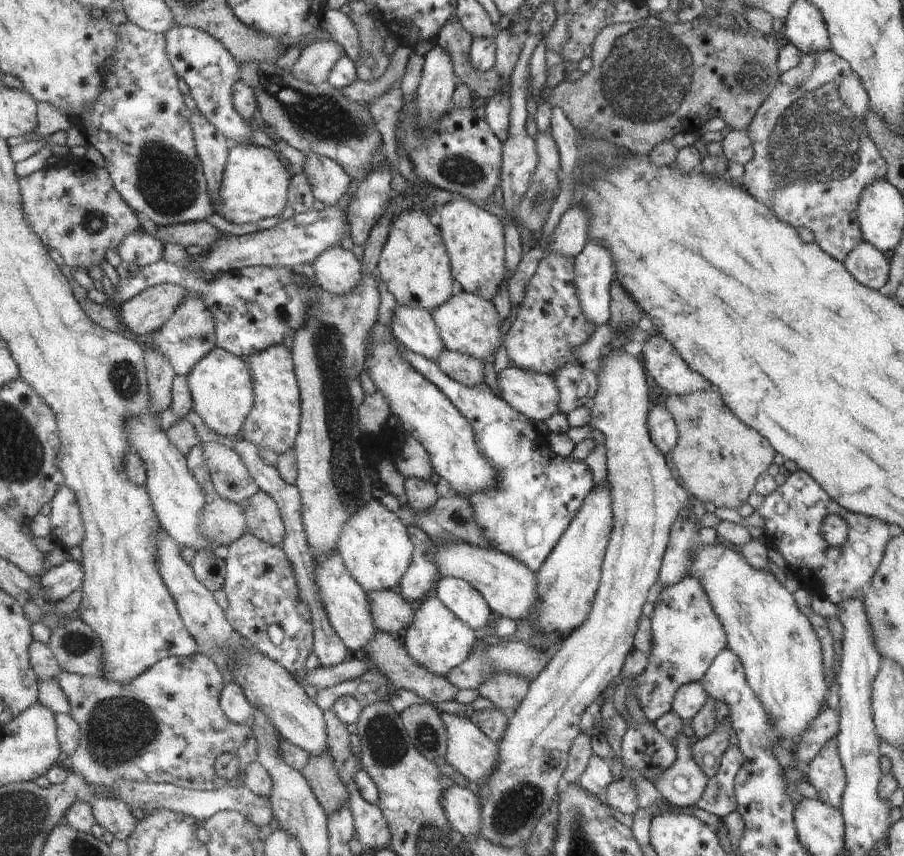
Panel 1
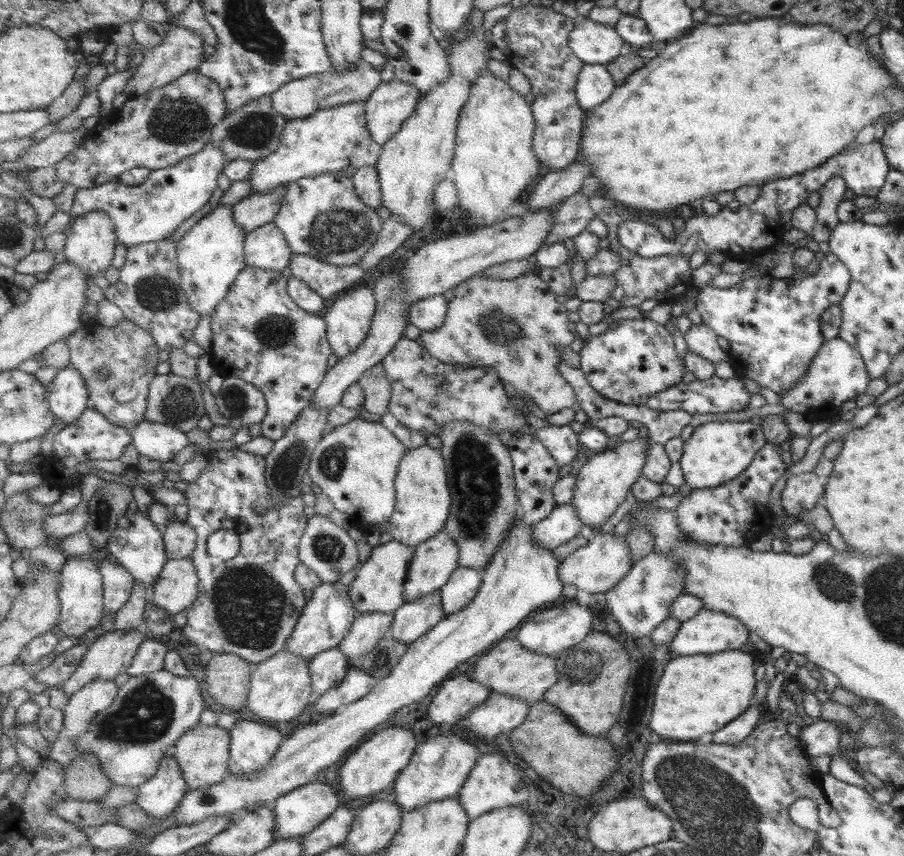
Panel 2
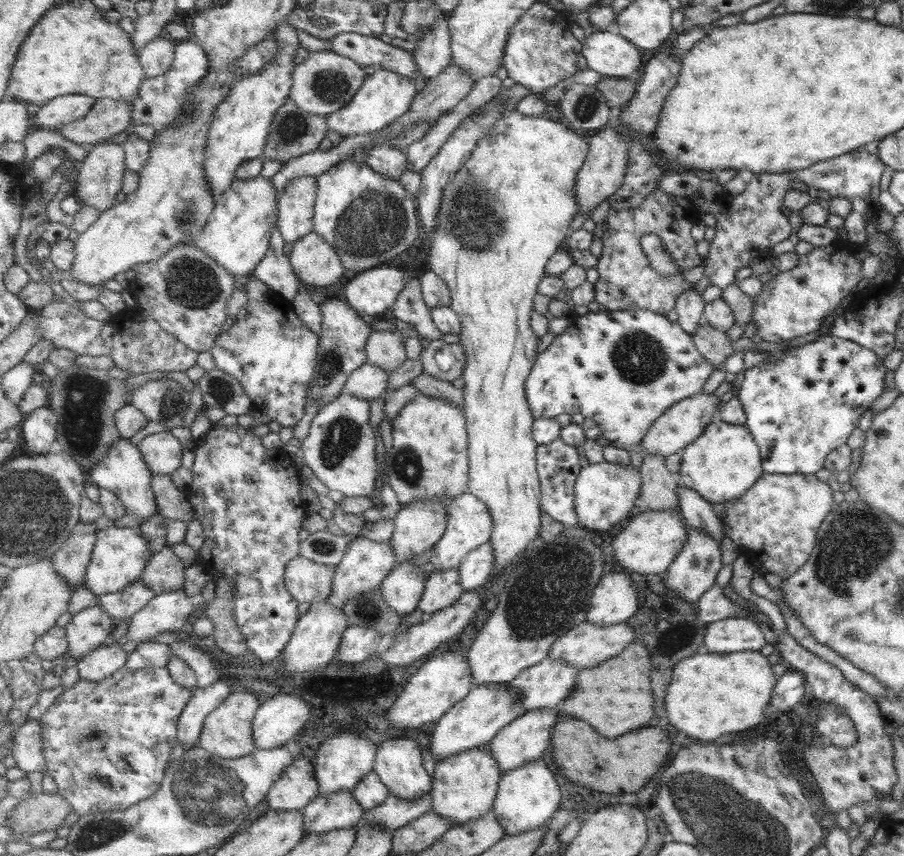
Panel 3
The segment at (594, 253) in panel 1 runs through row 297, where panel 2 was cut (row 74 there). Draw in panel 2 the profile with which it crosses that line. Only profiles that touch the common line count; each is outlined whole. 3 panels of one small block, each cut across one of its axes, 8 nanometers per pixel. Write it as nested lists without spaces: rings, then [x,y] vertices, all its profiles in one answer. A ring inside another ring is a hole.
[[[585,64],[576,88],[579,104],[590,112],[611,97],[615,87],[617,84],[605,65]]]

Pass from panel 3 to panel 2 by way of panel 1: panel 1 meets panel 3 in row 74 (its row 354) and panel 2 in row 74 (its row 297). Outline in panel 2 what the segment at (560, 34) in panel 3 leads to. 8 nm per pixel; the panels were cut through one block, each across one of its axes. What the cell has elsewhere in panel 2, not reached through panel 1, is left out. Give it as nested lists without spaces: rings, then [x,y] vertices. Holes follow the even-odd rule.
[[[527,3],[522,7],[512,9],[507,17],[499,20],[491,29],[491,38],[497,54],[512,67],[523,71],[531,81],[532,94],[535,96],[532,109],[536,118],[533,150],[537,158],[541,160],[544,174],[565,170],[580,157],[581,139],[583,139],[585,118],[588,112],[583,110],[577,98],[576,88],[579,75],[586,63],[580,60],[570,48],[569,39],[575,27],[573,18],[555,12],[552,7]]]

